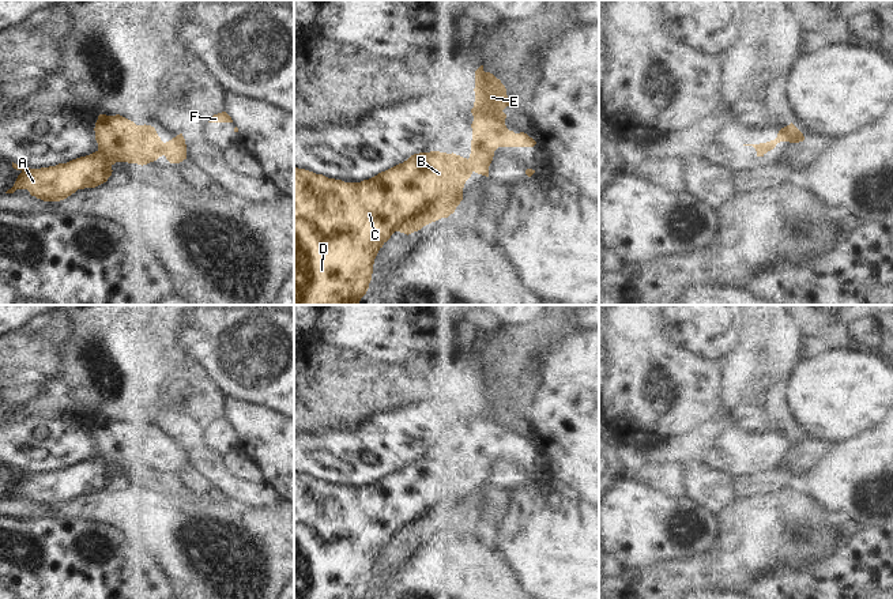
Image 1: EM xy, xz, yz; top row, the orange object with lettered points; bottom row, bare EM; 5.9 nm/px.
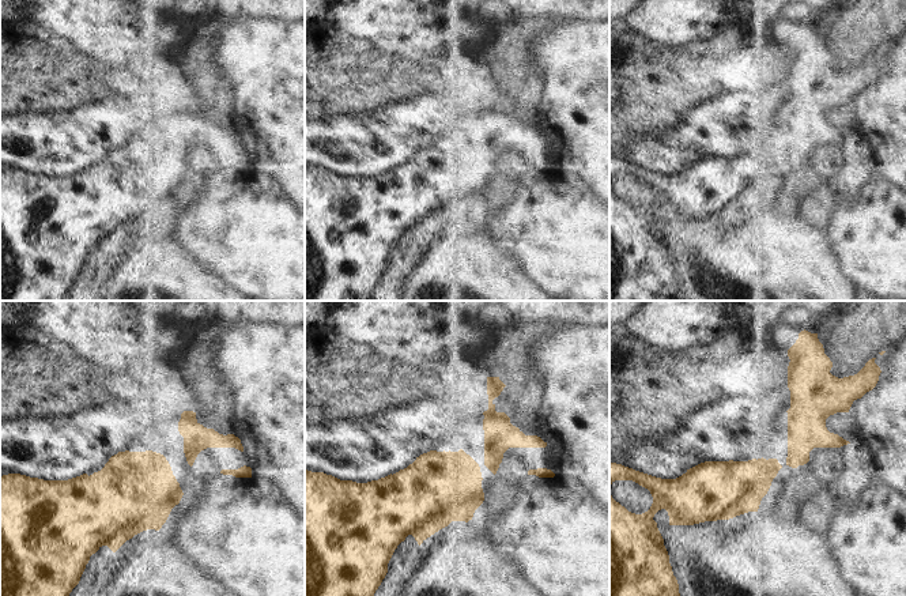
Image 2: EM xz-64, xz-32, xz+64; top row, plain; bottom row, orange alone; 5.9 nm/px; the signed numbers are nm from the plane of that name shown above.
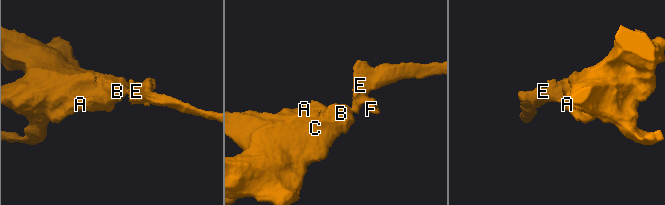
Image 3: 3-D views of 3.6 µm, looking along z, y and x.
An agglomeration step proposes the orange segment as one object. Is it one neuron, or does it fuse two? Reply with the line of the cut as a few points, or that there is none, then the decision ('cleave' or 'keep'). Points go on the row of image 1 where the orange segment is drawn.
cut none; keep

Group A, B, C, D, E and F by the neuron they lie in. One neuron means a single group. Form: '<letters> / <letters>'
A B C D E F

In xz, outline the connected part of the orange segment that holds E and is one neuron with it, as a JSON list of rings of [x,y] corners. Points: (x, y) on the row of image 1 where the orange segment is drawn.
[[[483,65],[475,71],[474,91],[472,140],[468,159],[453,152],[419,152],[361,182],[344,182],[294,167],[294,305],[359,305],[372,280],[374,259],[395,231],[408,236],[453,214],[463,200],[463,188],[471,174],[475,172],[489,177],[489,166],[498,147],[534,147],[536,144],[527,133],[515,133],[506,128],[506,114],[502,112],[509,106],[506,88],[493,74],[485,72]]]

